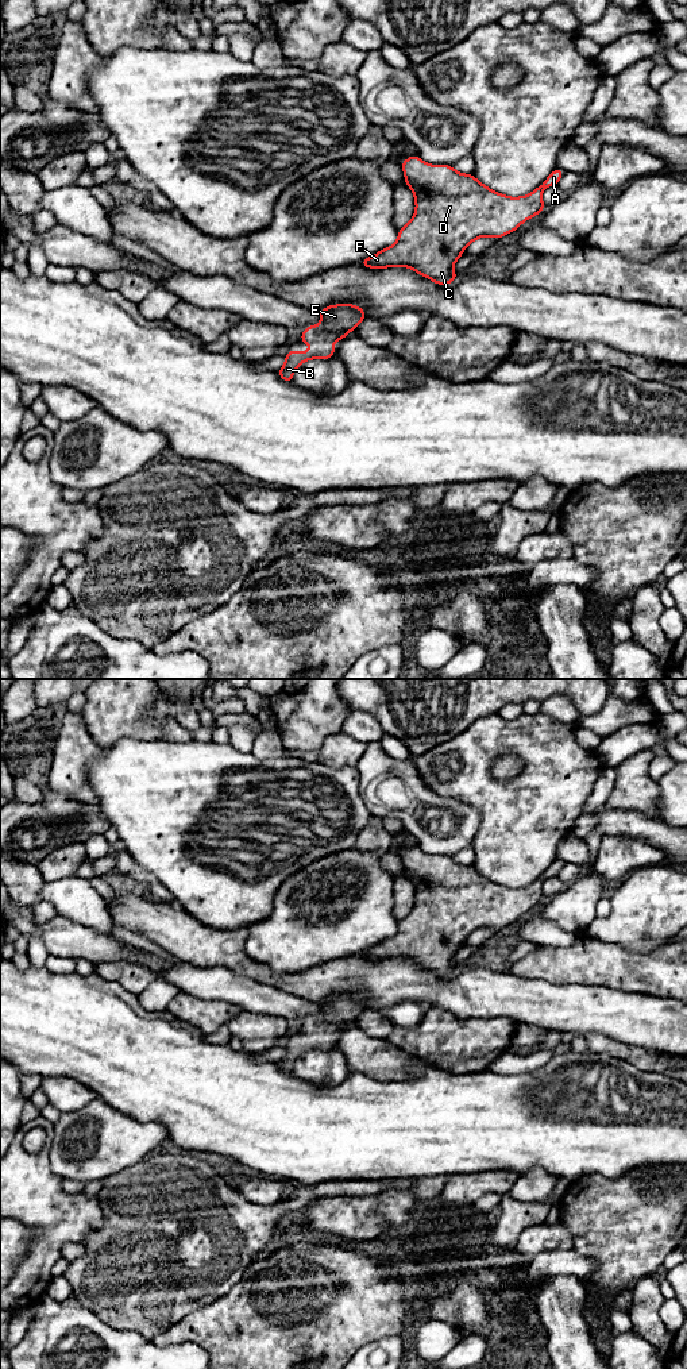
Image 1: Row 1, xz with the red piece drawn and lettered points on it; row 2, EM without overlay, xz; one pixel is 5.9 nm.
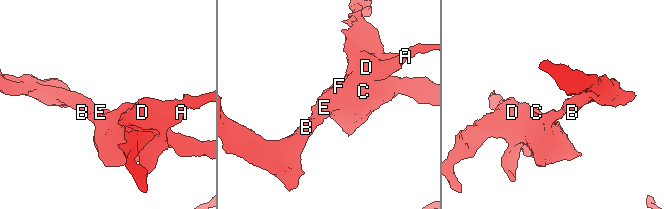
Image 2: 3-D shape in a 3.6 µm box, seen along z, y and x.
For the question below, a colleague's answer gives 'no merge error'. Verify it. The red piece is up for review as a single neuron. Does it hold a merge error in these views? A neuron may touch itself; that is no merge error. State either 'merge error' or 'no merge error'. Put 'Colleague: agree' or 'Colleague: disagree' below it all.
no merge error
Colleague: agree

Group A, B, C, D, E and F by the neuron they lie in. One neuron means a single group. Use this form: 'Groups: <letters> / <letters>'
Groups: A B C D E F

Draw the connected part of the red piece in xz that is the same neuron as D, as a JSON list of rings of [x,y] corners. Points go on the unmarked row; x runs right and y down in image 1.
[[[410,847],[400,856],[405,865],[404,874],[414,886],[416,903],[412,911],[398,921],[398,929],[393,937],[362,950],[359,956],[368,960],[410,959],[443,977],[458,971],[452,957],[471,933],[485,928],[499,930],[541,905],[545,901],[541,891],[544,880],[557,876],[566,864],[556,859],[532,884],[509,888],[493,883],[474,865],[459,864],[449,856],[428,856],[418,847]]]

